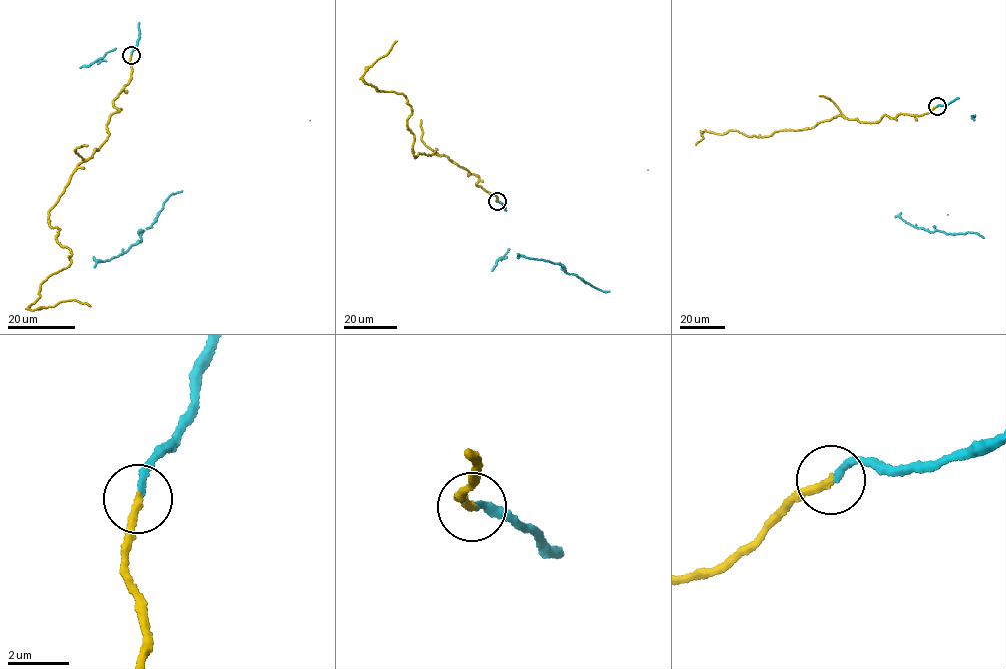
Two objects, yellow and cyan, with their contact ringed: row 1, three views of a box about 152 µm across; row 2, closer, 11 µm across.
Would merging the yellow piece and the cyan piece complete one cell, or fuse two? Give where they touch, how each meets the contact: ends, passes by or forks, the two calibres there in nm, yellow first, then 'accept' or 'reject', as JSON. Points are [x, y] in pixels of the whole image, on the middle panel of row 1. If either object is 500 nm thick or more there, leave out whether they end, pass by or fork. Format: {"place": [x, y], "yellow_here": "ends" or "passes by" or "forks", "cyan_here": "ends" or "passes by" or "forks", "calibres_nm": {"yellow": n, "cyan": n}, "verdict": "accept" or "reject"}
{"place": [497, 201], "yellow_here": "ends", "cyan_here": "ends", "calibres_nm": {"yellow": 280, "cyan": 200}, "verdict": "accept"}

